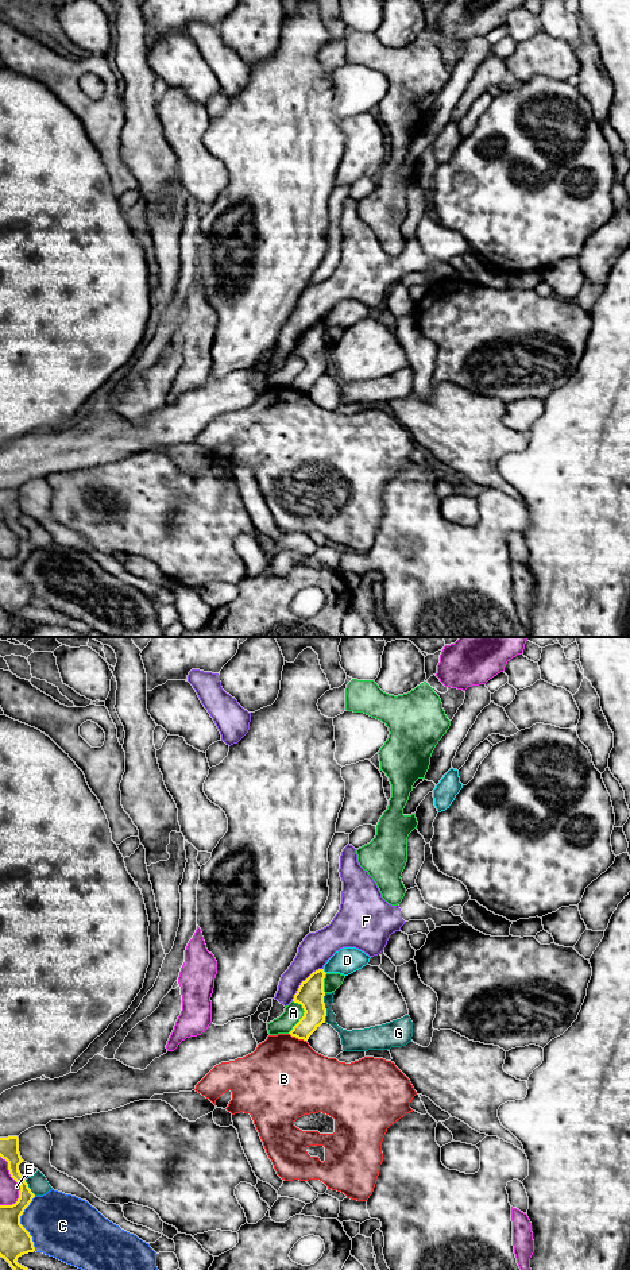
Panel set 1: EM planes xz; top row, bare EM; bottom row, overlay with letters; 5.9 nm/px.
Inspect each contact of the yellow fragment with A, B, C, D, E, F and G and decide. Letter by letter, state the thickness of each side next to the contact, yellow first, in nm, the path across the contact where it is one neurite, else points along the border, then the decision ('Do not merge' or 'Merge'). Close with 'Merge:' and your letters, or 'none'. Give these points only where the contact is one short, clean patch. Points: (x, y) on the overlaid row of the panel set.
A: Thickness 160 nm (yellow) against 110 nm. Boundary: xz (293, 1000), (301, 1006), (304, 1015), (288, 1033). Do not merge
B: Thickness 150 nm (yellow) against 460 nm. Do not merge
C: Thickness 190 nm (yellow) against 380 nm. Do not merge
D: Thickness 160 nm (yellow) against 160 nm. Boundary: xz (323, 969), (325, 973). Do not merge
E: Thickness 130 nm (yellow) against 110 nm. Do not merge
F: Thickness 160 nm (yellow) against 190 nm. Do not merge
G: Thickness 160 nm (yellow) against 130 nm. Do not merge
Merge: none

